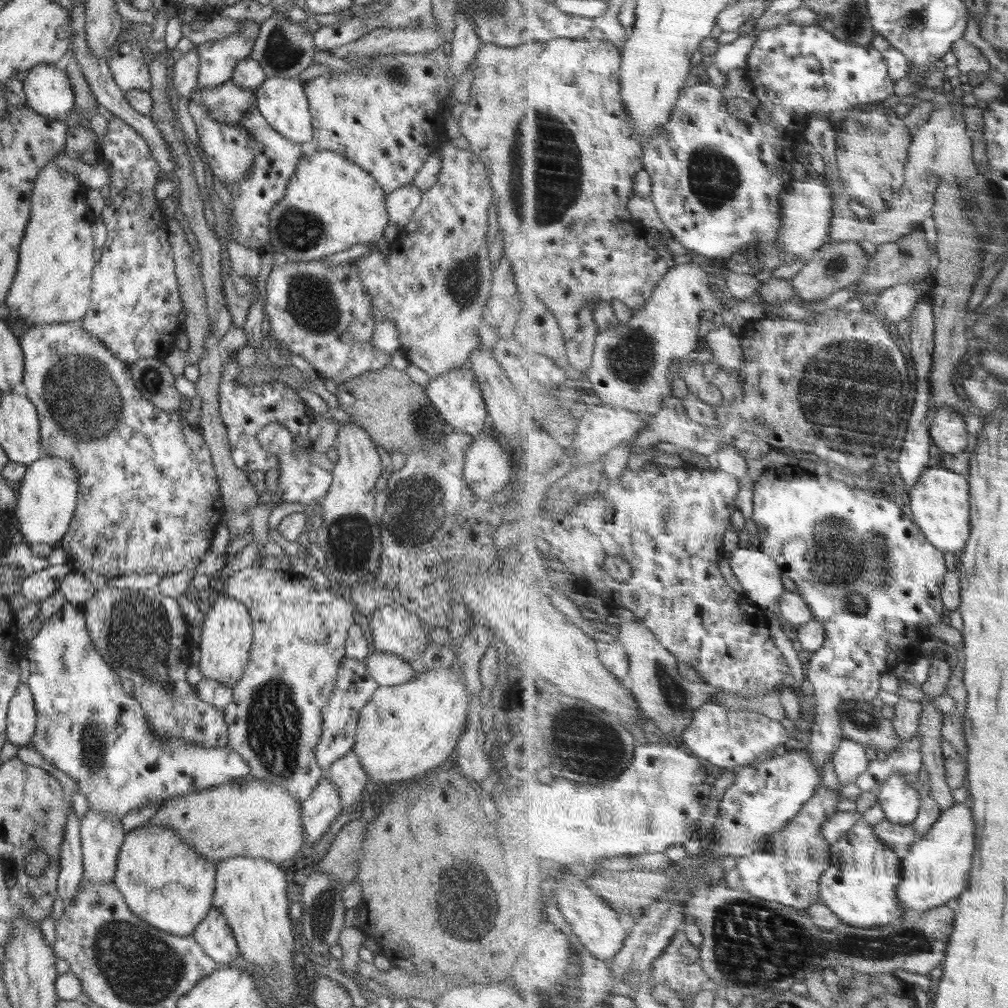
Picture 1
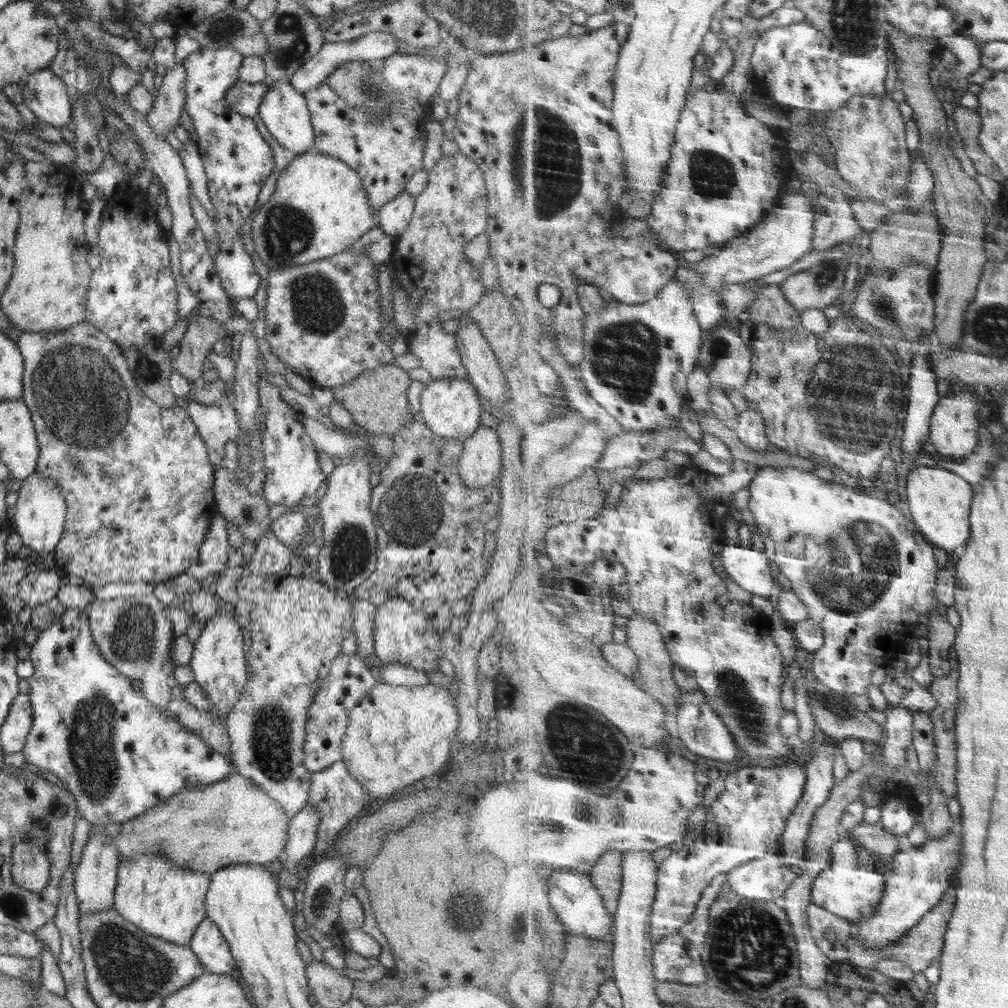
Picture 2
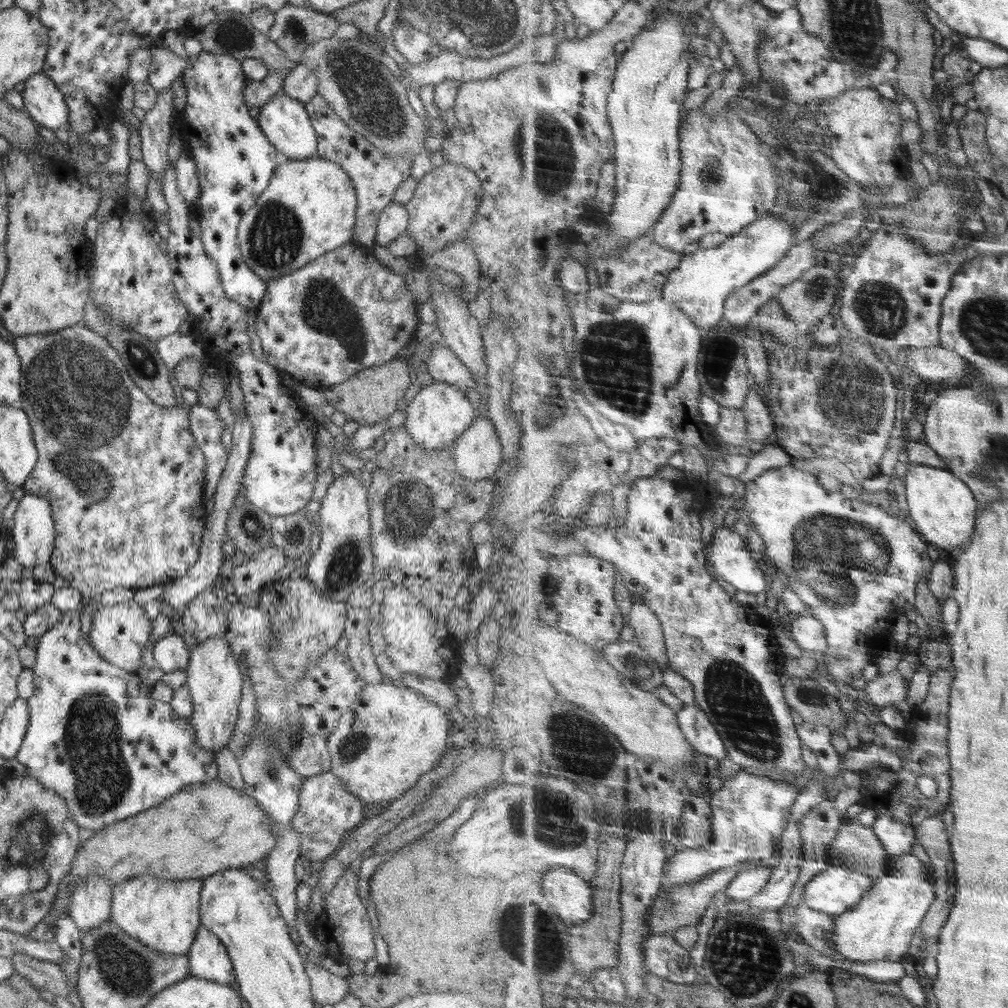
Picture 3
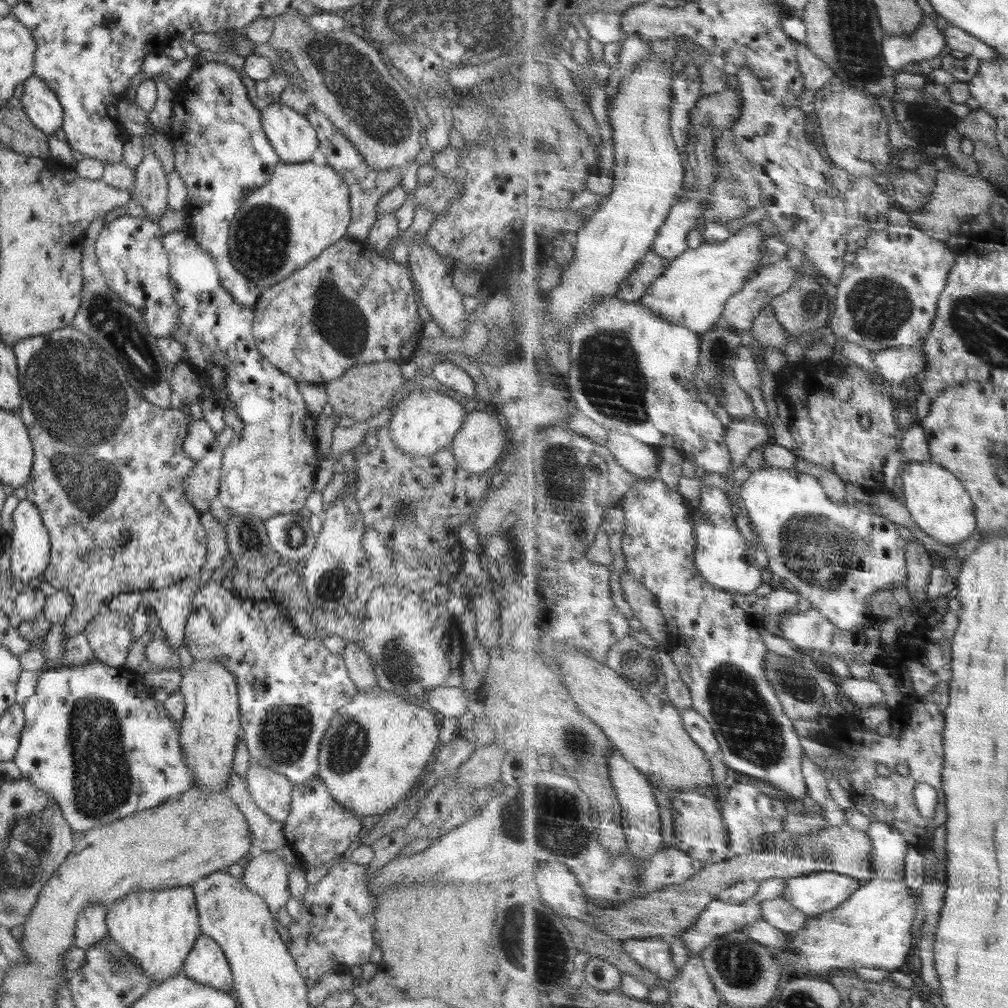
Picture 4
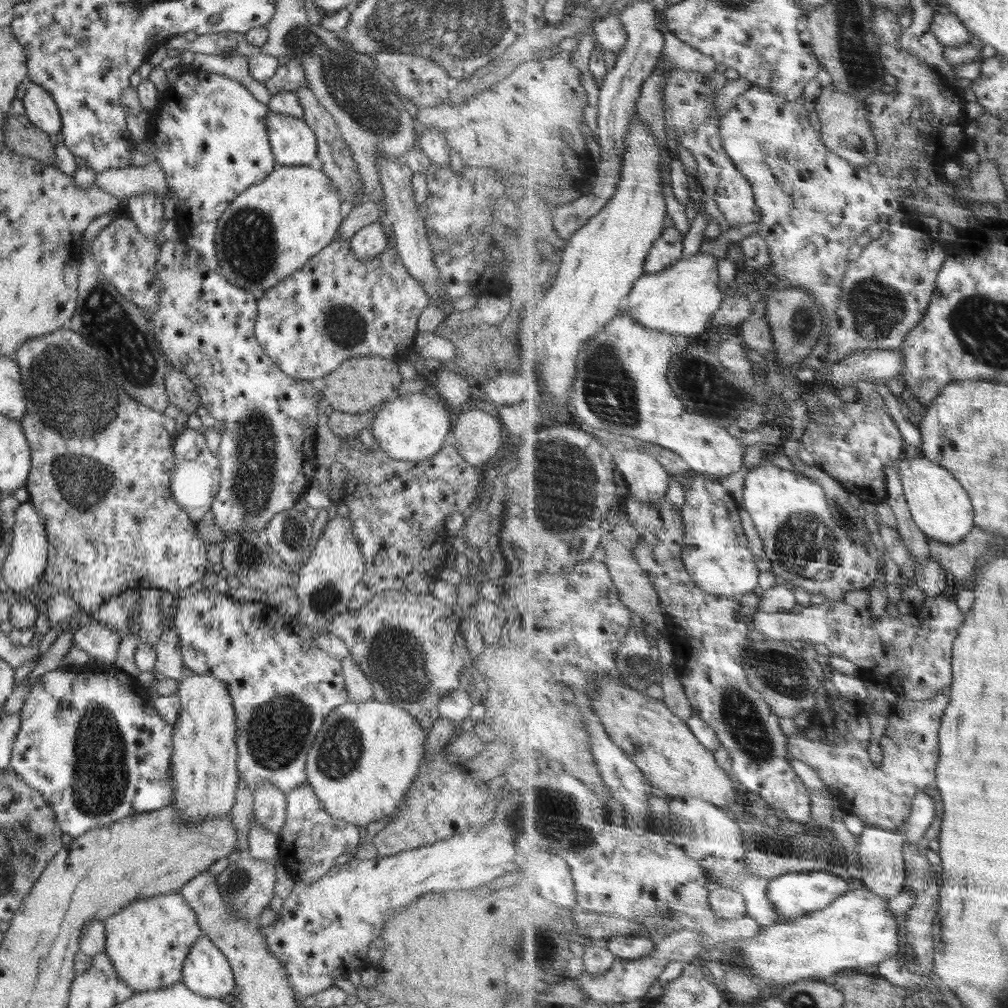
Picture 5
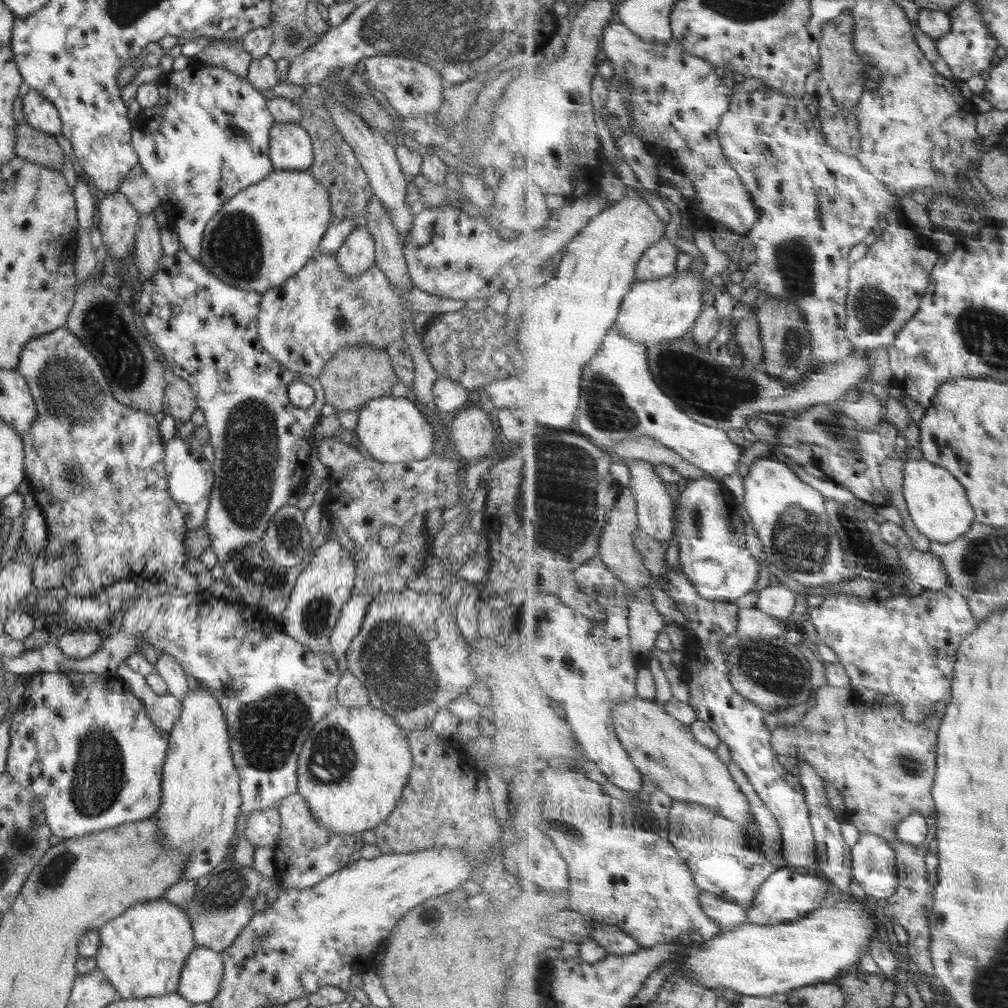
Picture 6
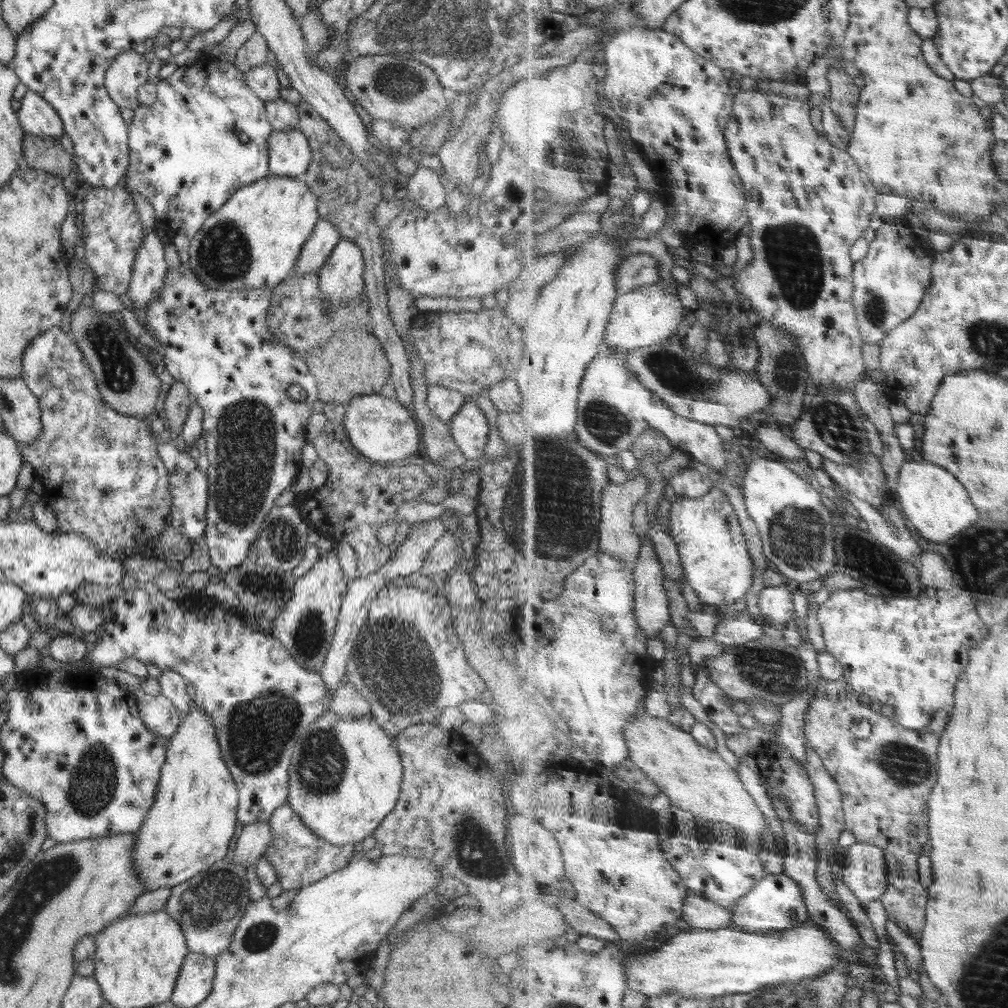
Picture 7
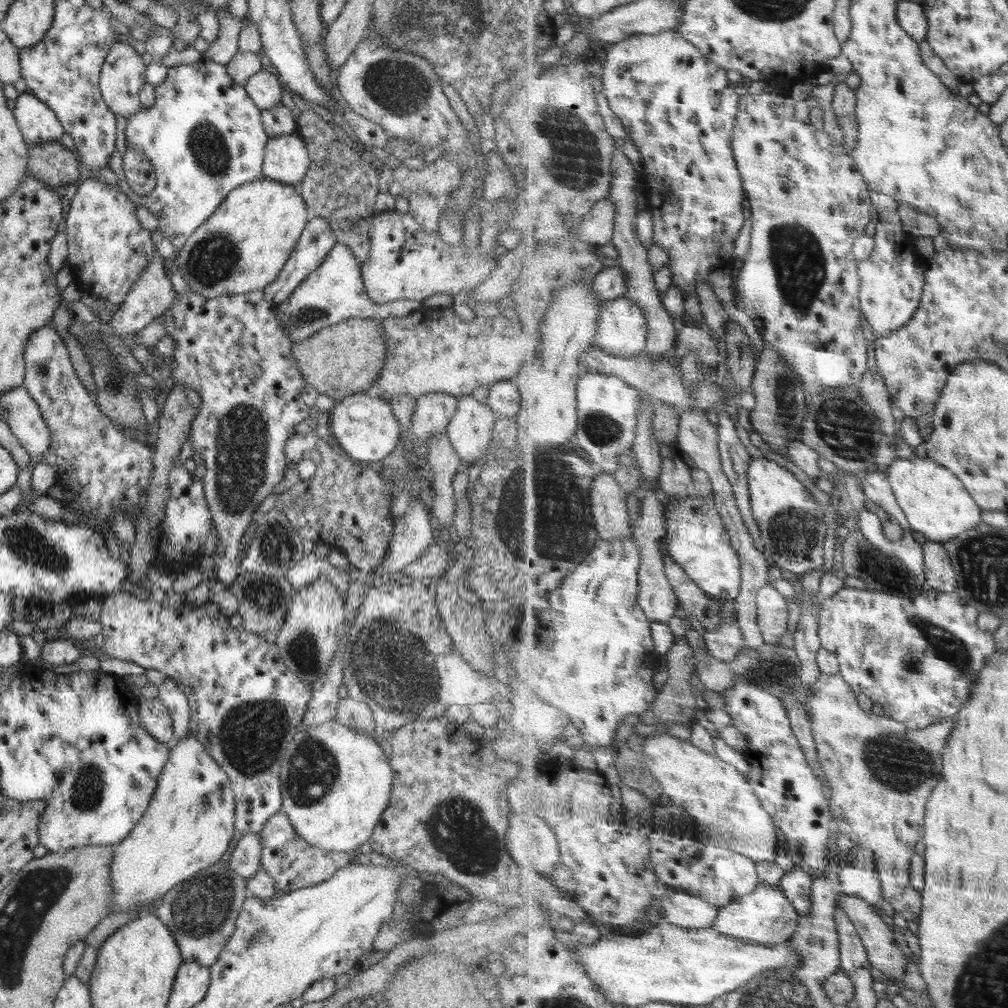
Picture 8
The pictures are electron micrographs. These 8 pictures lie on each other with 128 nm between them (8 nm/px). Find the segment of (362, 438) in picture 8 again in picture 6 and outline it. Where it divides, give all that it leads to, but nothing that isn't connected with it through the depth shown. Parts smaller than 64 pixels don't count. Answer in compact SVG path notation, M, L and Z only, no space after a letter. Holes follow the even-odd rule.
M391 395L368 400L360 406L359 419L355 430L358 444L363 444L368 452L385 463L404 462L414 459L427 459L434 450L437 436L434 426L420 411L411 397Z

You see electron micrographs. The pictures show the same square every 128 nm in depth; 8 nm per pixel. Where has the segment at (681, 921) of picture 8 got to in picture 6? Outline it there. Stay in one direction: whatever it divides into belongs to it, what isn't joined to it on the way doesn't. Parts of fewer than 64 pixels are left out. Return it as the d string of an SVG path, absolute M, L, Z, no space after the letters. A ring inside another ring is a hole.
M704 891L701 899L706 913L726 930L734 930L748 922L749 910L738 902L710 891Z

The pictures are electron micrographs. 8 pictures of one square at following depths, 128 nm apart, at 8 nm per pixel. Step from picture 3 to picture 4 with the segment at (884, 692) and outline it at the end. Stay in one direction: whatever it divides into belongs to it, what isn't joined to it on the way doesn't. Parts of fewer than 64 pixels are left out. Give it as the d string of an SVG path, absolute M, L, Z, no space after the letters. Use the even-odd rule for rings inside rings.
M843 678L839 685L856 710L866 711L873 704L885 703L886 692L874 678Z

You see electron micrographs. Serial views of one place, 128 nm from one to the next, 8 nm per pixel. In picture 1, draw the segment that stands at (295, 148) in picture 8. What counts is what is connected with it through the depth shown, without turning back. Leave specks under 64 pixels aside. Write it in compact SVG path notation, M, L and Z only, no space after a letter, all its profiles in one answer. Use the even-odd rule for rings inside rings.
M266 77L264 82L253 91L253 95L258 110L278 134L300 144L313 139L312 115L310 115L303 81L298 78Z

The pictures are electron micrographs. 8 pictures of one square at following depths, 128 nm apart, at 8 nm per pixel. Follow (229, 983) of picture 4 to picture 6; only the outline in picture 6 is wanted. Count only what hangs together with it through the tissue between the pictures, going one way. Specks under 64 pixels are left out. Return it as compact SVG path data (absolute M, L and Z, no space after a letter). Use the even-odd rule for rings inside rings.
M195 945L182 966L177 992L190 1002L211 1002L220 993L222 978L222 955L211 948Z

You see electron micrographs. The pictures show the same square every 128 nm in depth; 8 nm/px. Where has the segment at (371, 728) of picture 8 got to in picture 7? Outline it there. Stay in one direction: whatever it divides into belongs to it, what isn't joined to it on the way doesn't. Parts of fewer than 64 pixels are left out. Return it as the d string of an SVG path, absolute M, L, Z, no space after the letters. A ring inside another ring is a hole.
M343 680L334 692L329 709L343 718L359 718L371 713L370 703L362 697L362 693L350 681Z

